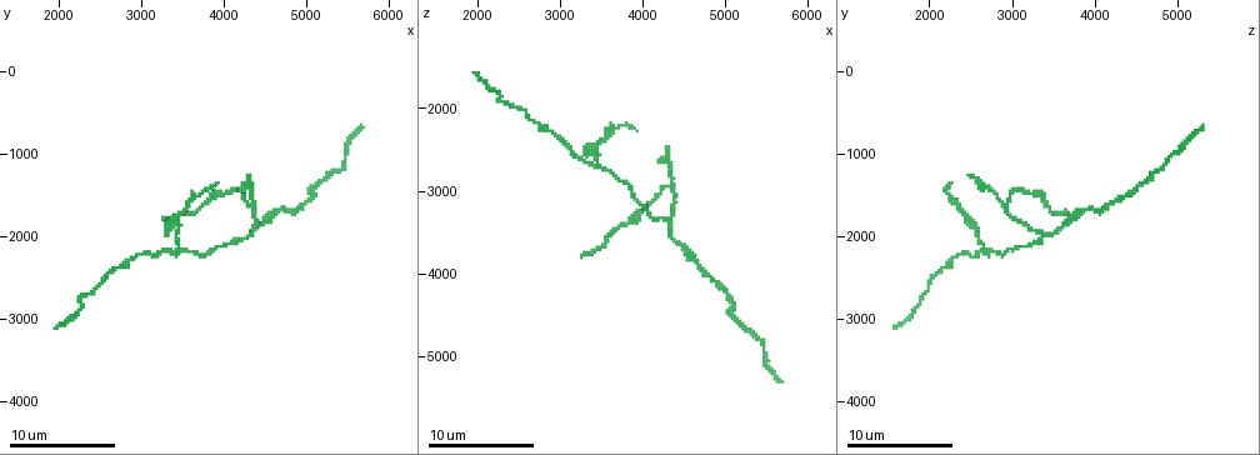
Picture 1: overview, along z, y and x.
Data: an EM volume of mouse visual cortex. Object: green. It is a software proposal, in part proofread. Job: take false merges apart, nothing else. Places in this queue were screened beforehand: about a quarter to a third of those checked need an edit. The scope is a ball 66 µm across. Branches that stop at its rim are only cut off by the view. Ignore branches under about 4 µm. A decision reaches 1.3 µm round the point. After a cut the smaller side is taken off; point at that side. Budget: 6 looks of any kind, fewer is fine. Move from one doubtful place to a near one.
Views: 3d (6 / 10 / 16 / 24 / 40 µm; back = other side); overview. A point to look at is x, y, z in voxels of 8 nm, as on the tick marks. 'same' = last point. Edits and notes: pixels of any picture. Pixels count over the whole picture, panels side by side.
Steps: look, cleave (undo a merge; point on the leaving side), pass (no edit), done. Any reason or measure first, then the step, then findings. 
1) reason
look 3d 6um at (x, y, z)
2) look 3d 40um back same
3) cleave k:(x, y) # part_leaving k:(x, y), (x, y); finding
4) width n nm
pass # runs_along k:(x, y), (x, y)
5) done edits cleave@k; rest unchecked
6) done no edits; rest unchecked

a fork
look 3d 10um at (3400, 2150, 2650)

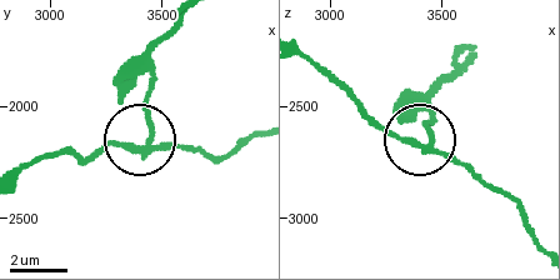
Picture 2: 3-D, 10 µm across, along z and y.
cleave 2:(146, 110) # part_leaving 2:(144, 145), (151, 126), (144, 105), (151, 54), (173, 25); a second neuron is stuck on

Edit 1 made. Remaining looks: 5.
look overview

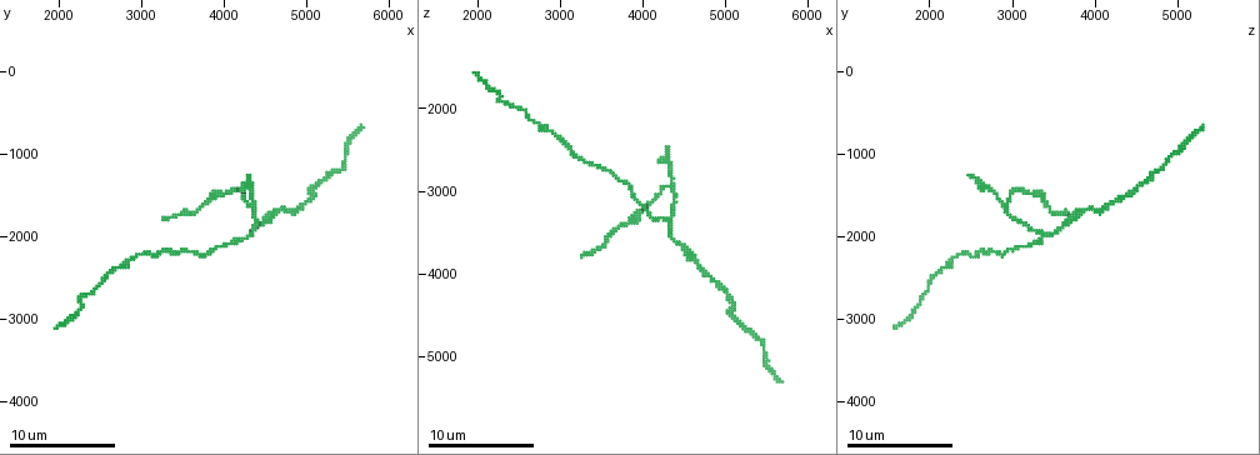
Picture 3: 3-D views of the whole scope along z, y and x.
two arms in line, one across
look 3d 16um at (4350, 1650, 2950)

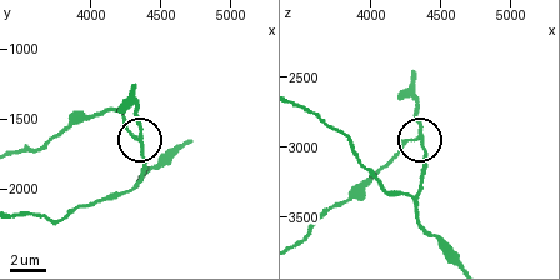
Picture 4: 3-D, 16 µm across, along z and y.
side_arm 5 um; arms 3
cleave 4:(403, 144) # a second neuron is stuck on

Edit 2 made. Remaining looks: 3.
look overview

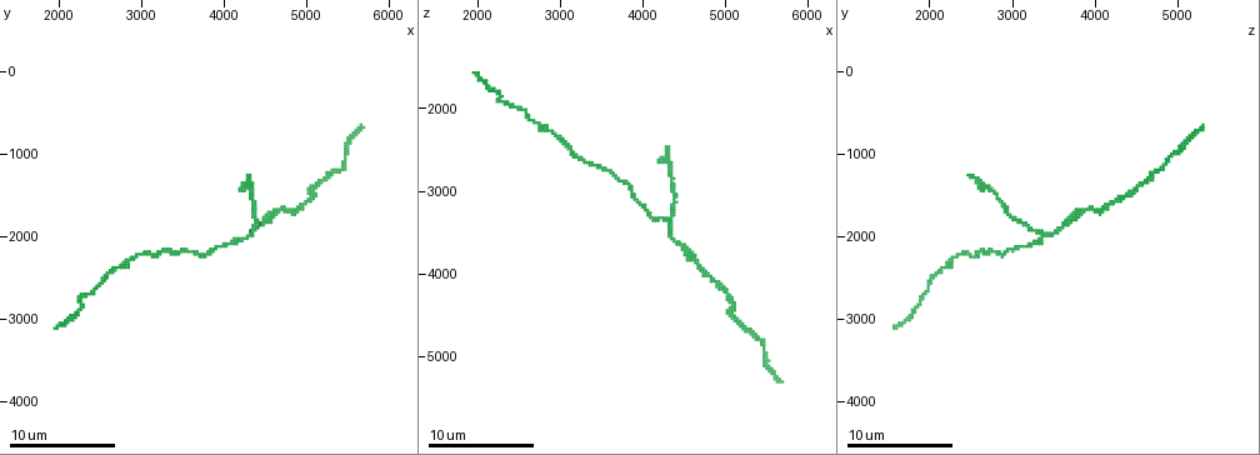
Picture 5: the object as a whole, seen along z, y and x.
three arms meet
look 3d 16um at (4300, 2000, 3400)

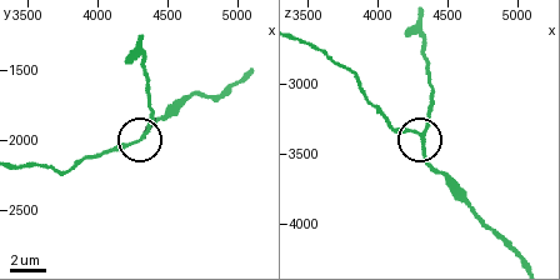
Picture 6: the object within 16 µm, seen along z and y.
arms 3
pass # all the same neuron

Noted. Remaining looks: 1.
done edits cleave@2, cleave@4; rest unchecked

